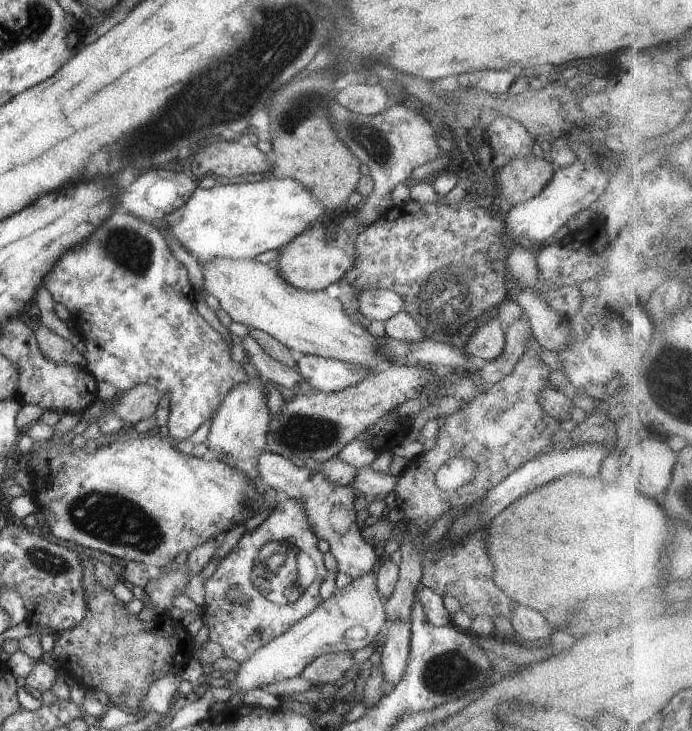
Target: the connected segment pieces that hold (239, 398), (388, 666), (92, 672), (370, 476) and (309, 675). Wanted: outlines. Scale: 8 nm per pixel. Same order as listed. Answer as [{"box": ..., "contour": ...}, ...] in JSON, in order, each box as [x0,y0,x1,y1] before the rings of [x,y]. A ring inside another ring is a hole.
[{"box":[206,376,272,480],"contour":[[[247,376],[242,384],[235,385],[213,416],[206,441],[209,458],[237,468],[252,480],[259,475],[257,466],[260,455],[267,450],[267,436],[272,419],[265,399],[265,384],[260,377],[253,379]]]},{"box":[380,621,411,686],"contour":[[[410,621],[386,622],[383,631],[387,633],[382,648],[380,669],[383,678],[395,686],[401,681],[409,663],[411,626]]]},{"box":[53,559,193,710],"contour":[[[83,559],[81,565],[83,566],[81,583],[87,604],[87,615],[73,629],[62,631],[55,636],[53,652],[59,664],[58,669],[67,672],[87,690],[100,689],[106,692],[113,706],[122,710],[138,708],[152,682],[168,673],[177,675],[193,658],[193,638],[180,622],[166,618],[164,614],[148,622],[138,620],[138,616],[128,612],[125,603],[118,599],[110,589],[98,584],[95,568],[91,562]]]},{"box":[350,466,398,497],"contour":[[[364,466],[358,469],[357,477],[350,486],[360,497],[368,494],[388,496],[390,492],[395,490],[398,479],[398,475],[375,472],[370,466]]]},{"box":[300,652,354,685],"contour":[[[349,652],[320,655],[301,672],[300,676],[316,685],[335,684],[354,664],[354,657]]]}]

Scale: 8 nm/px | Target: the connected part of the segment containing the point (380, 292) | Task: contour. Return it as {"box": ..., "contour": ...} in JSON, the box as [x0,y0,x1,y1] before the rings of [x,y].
{"box":[357,289,404,321],"contour":[[[368,289],[357,296],[358,310],[362,321],[388,320],[403,310],[404,302],[396,292],[386,289]]]}

